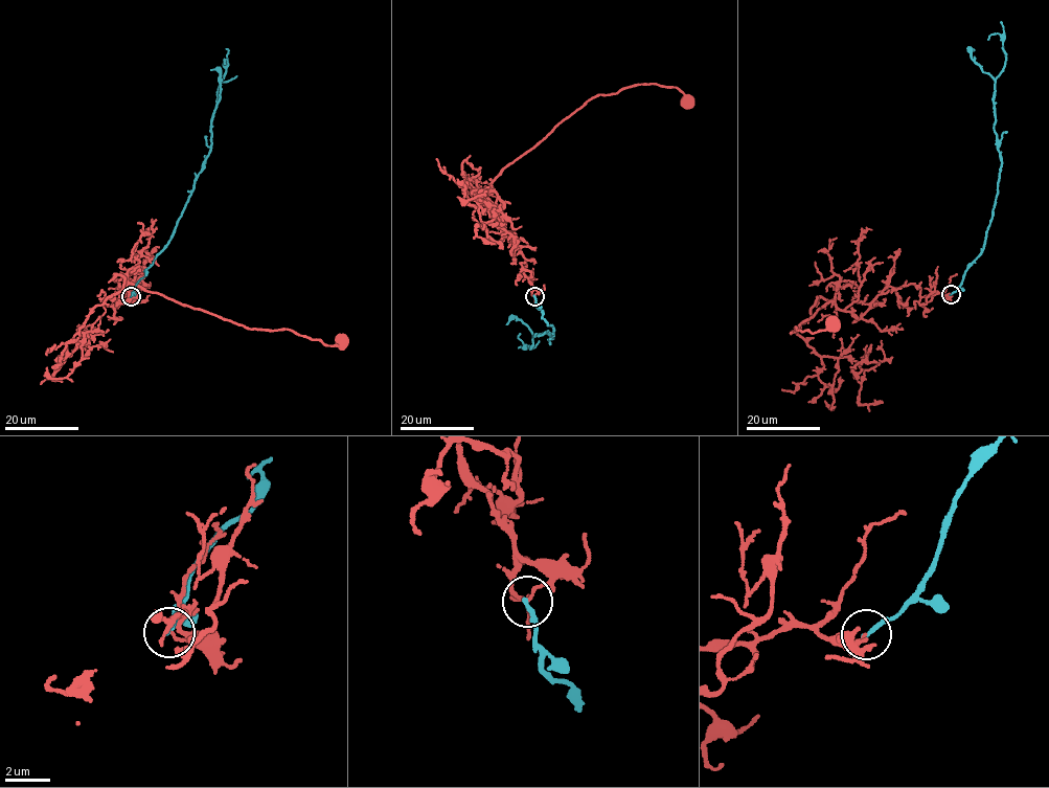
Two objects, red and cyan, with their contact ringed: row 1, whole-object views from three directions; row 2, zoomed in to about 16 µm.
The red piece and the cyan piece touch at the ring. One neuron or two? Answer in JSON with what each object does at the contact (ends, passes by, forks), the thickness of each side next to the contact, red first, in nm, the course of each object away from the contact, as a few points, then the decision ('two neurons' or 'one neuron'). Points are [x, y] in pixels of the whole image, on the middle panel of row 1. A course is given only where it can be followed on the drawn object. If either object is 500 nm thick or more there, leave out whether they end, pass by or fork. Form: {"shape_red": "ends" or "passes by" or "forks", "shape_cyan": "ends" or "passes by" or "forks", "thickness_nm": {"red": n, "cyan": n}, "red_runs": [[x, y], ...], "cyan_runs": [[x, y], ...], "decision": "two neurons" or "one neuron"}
{"shape_red": "ends", "shape_cyan": "ends", "thickness_nm": {"red": 110, "cyan": 200}, "red_runs": [[534, 296], [525, 259], [499, 223], [502, 200], [492, 181], [599, 94], [652, 83], [678, 87], [688, 105]], "cyan_runs": [[534, 296], [536, 307], [553, 329], [553, 338], [548, 331], [534, 335], [529, 350], [519, 333]], "decision": "two neurons"}

